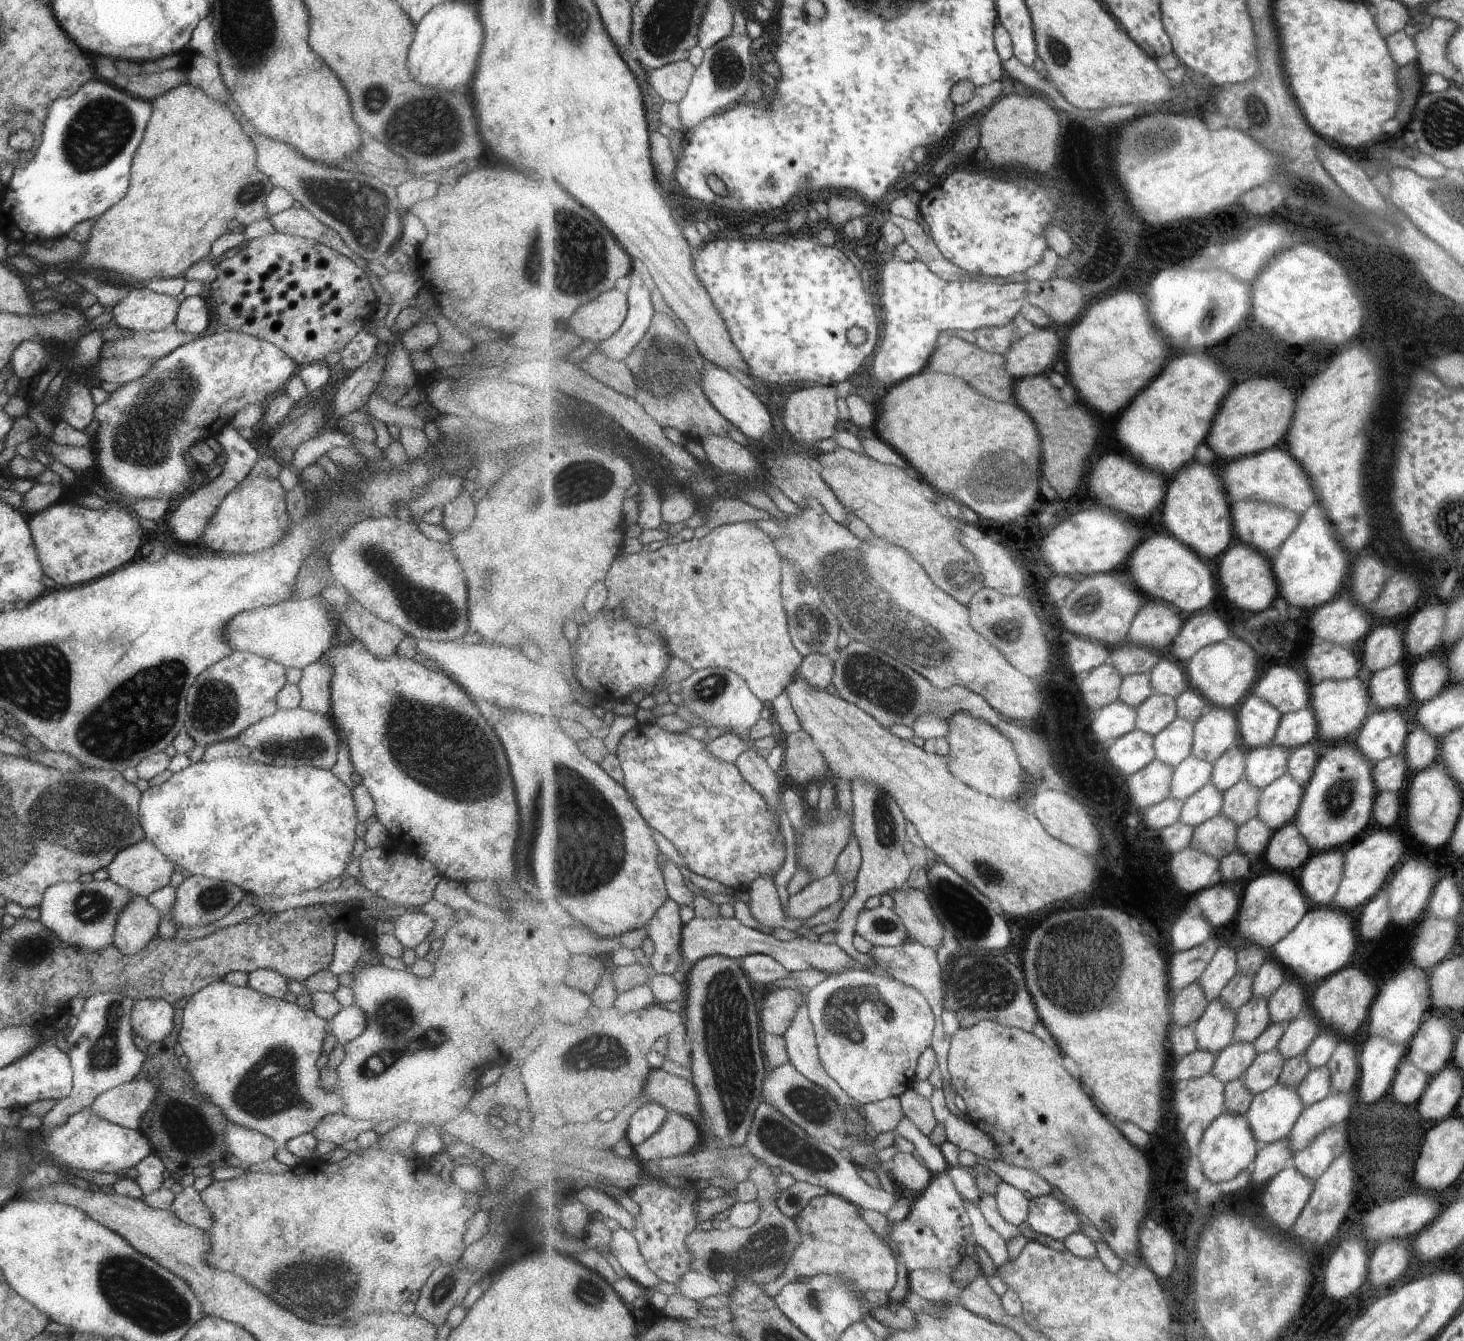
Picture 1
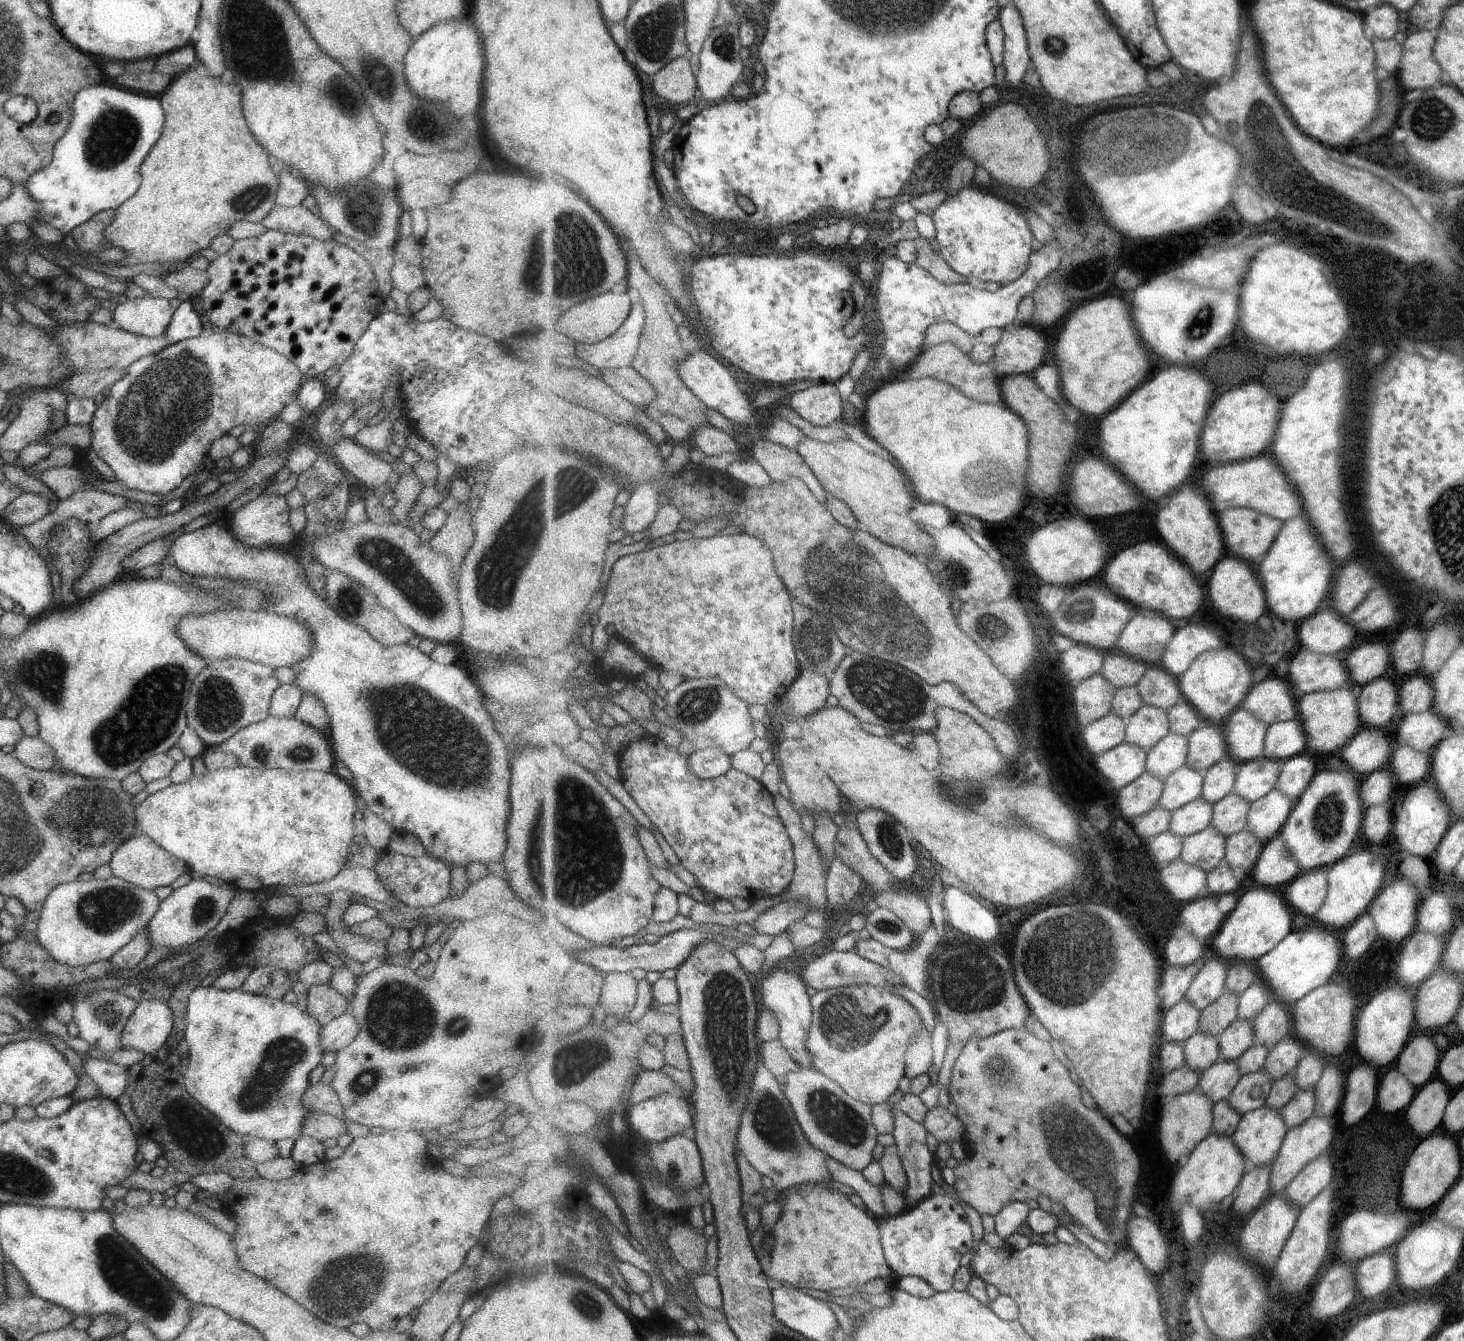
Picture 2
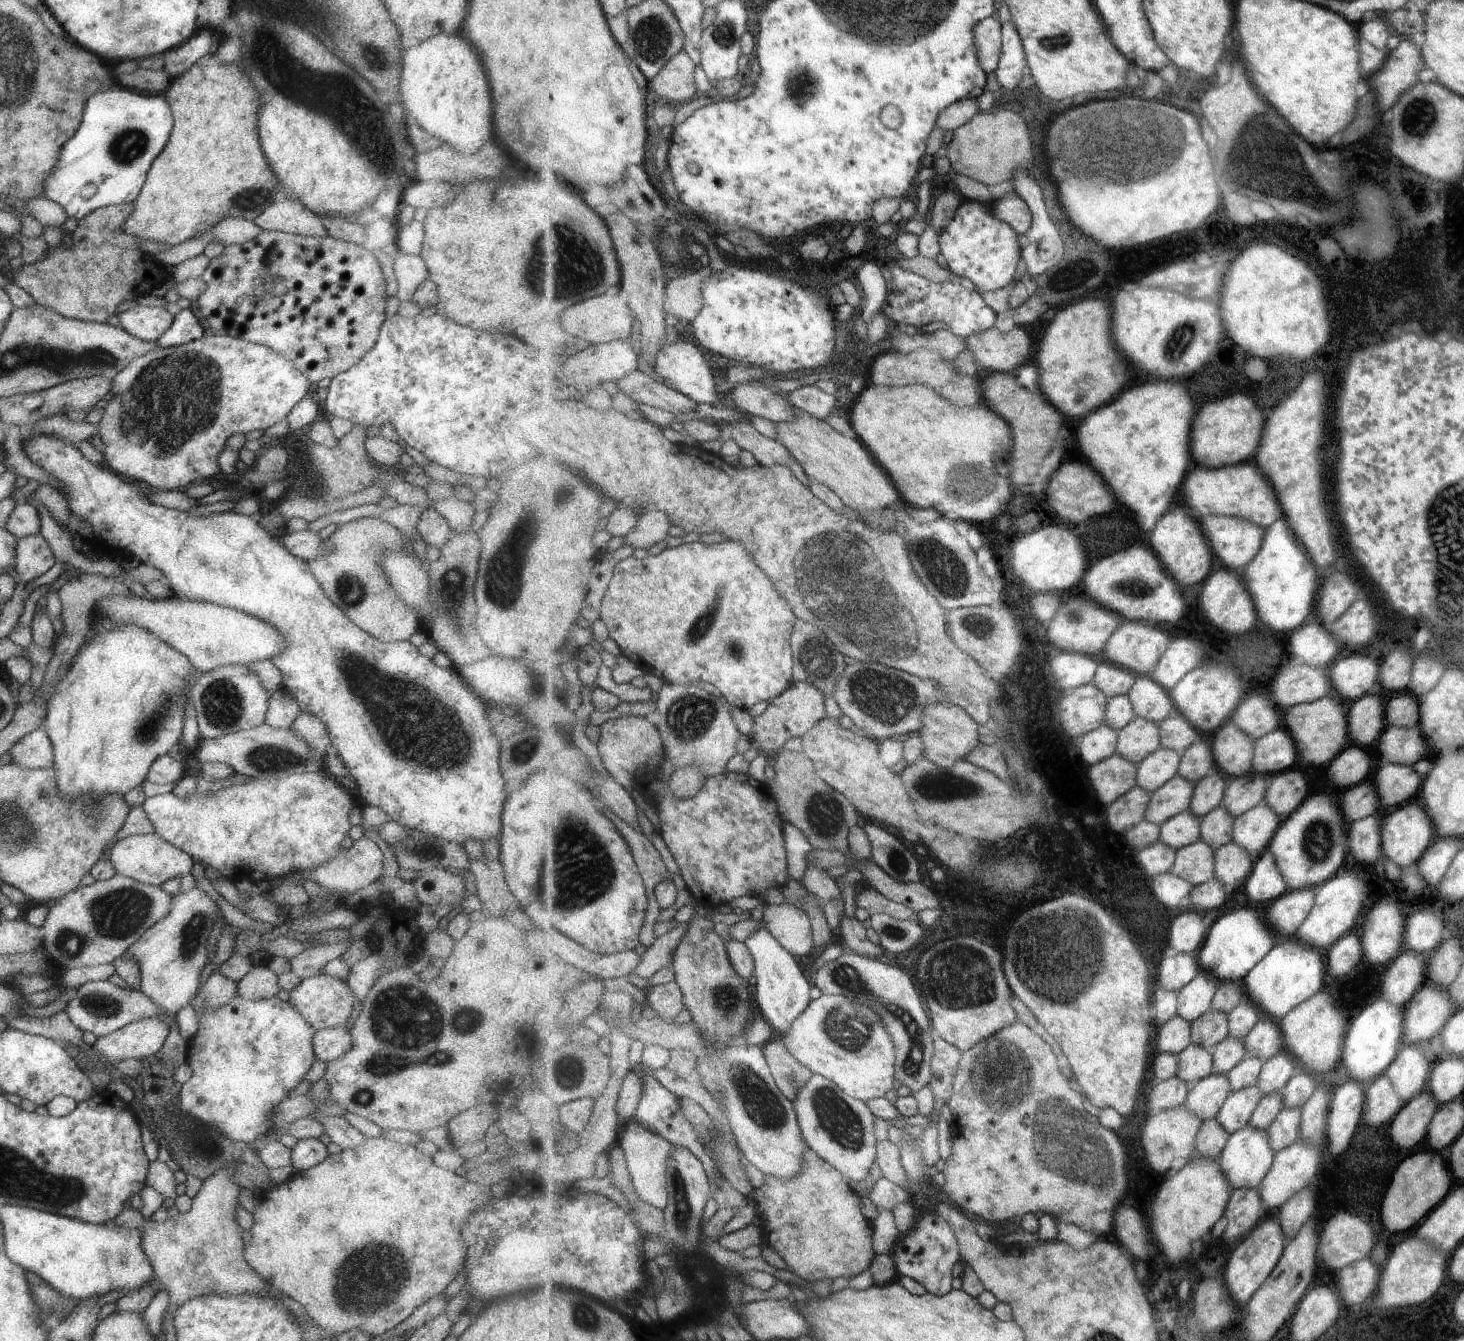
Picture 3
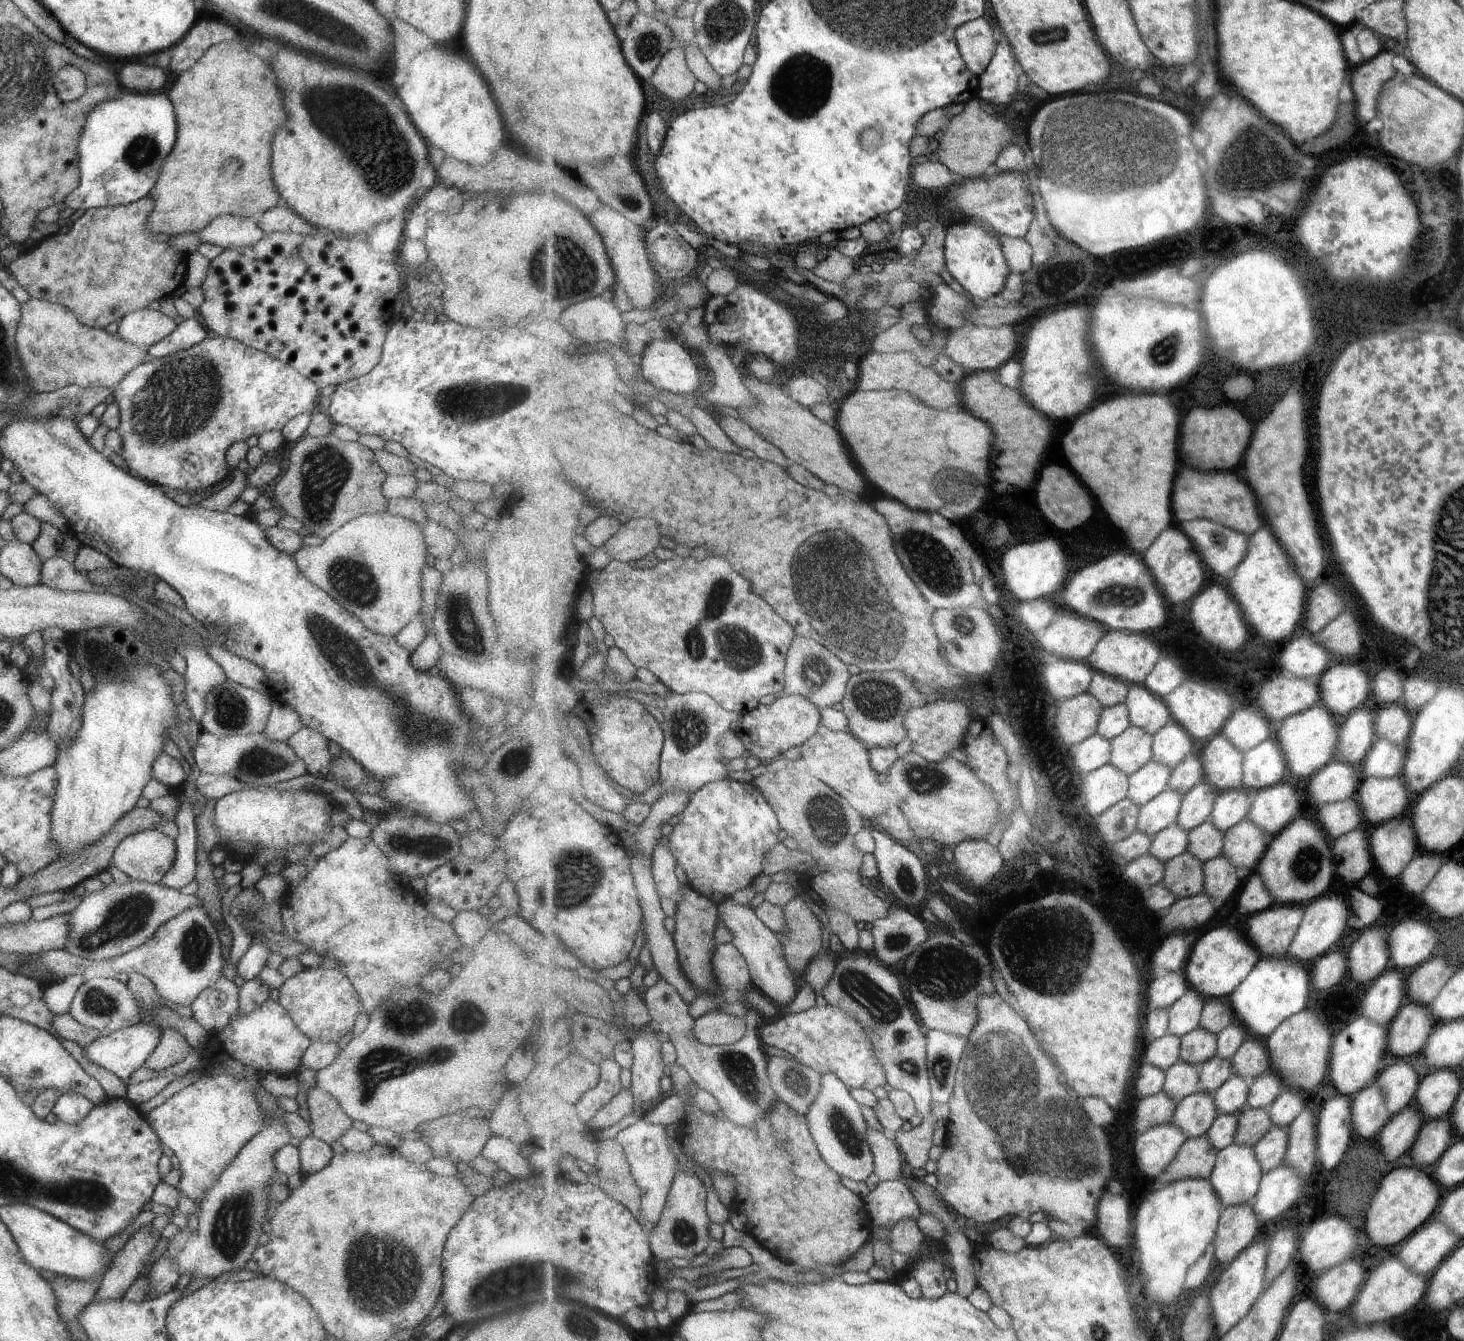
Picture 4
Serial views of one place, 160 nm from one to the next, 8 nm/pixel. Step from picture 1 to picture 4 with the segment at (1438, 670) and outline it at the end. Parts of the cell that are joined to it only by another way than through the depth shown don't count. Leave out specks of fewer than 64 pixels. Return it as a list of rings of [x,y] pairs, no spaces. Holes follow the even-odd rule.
[[[1397,703],[1375,710],[1374,732],[1380,739],[1393,744],[1405,742],[1411,726],[1411,716]]]

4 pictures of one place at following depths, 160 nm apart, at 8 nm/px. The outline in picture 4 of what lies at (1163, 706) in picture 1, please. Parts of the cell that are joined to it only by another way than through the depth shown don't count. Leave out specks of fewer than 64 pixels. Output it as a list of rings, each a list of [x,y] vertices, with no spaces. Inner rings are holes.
[[[1130,727],[1111,741],[1110,764],[1128,777],[1146,767],[1152,761],[1154,738],[1142,728]]]

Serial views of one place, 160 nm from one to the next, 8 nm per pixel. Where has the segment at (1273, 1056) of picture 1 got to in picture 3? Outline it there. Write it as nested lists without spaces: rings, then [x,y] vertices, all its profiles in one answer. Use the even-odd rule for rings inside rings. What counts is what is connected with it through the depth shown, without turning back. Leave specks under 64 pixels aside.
[[[1257,1085],[1230,1094],[1216,1119],[1232,1135],[1250,1124],[1251,1116],[1264,1096]]]

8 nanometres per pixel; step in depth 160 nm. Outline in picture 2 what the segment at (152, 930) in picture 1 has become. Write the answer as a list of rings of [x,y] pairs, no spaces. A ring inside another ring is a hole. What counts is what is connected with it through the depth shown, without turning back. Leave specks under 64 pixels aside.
[[[145,924],[144,928],[125,946],[110,956],[109,962],[115,969],[119,970],[122,976],[134,973],[136,966],[146,957],[151,948],[148,938]]]

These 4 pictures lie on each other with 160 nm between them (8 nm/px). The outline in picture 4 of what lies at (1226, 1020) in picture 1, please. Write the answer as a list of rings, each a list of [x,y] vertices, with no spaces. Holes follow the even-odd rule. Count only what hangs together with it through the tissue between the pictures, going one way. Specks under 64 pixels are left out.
[[[1179,1061],[1174,1067],[1166,1072],[1166,1092],[1177,1101],[1186,1099],[1200,1090],[1200,1072],[1203,1065],[1192,1065]]]

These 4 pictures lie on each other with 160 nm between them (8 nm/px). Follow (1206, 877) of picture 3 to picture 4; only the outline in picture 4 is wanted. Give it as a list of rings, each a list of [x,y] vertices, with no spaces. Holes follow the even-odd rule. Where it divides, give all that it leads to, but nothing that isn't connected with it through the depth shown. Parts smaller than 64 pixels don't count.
[[[1183,853],[1167,862],[1161,884],[1175,894],[1177,899],[1205,892],[1205,863],[1191,853]]]

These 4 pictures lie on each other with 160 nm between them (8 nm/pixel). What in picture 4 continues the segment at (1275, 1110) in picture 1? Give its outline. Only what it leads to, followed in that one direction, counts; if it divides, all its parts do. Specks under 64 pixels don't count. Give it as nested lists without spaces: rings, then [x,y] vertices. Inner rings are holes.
[[[1233,1144],[1218,1152],[1209,1180],[1223,1210],[1253,1204],[1264,1175],[1254,1148]]]

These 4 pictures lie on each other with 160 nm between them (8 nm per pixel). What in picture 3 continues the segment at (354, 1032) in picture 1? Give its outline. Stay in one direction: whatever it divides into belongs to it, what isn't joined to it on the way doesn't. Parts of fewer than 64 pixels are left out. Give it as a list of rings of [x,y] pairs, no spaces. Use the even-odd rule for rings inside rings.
[[[344,1026],[316,1030],[312,1036],[315,1060],[327,1063],[341,1056],[350,1047],[348,1032]]]

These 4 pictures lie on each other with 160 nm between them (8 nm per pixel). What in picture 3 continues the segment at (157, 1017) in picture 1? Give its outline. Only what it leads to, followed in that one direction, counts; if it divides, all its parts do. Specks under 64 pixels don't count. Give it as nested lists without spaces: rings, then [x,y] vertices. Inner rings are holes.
[[[157,1017],[139,1019],[123,1025],[113,1032],[97,1038],[91,1046],[99,1058],[110,1060],[135,1060],[158,1054],[169,1025]]]

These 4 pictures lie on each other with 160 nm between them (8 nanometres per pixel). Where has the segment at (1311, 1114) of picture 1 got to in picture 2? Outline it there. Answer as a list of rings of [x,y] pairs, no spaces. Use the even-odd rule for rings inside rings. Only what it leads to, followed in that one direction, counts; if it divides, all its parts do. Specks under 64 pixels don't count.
[[[1314,1115],[1312,1118],[1309,1118],[1307,1122],[1301,1124],[1301,1126],[1295,1126],[1295,1128],[1288,1130],[1278,1158],[1272,1165],[1271,1194],[1284,1192],[1285,1188],[1297,1178],[1299,1172],[1301,1172],[1307,1164],[1311,1164],[1315,1158],[1319,1158],[1321,1154],[1325,1153],[1325,1150],[1327,1150],[1329,1144],[1331,1144],[1331,1140],[1333,1140],[1331,1120],[1334,1119]]]

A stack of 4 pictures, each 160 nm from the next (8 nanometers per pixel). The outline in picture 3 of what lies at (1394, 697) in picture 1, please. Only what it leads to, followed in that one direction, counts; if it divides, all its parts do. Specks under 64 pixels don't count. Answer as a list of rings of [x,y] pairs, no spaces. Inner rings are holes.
[[[1373,690],[1349,703],[1349,737],[1351,745],[1369,746],[1385,728],[1383,704],[1379,690]]]

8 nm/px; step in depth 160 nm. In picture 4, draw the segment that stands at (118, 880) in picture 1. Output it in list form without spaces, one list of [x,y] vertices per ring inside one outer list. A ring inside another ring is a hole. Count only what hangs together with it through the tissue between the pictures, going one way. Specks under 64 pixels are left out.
[[[145,829],[123,837],[110,862],[131,881],[157,883],[169,870],[175,851],[175,841],[169,836],[157,829]]]

